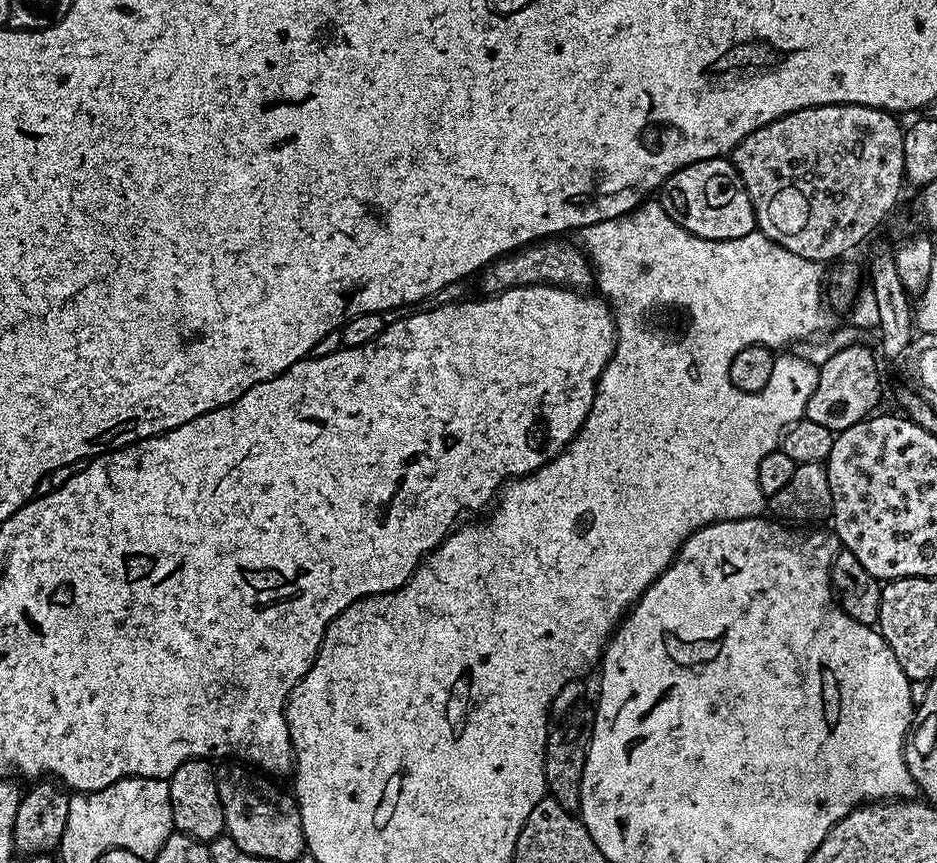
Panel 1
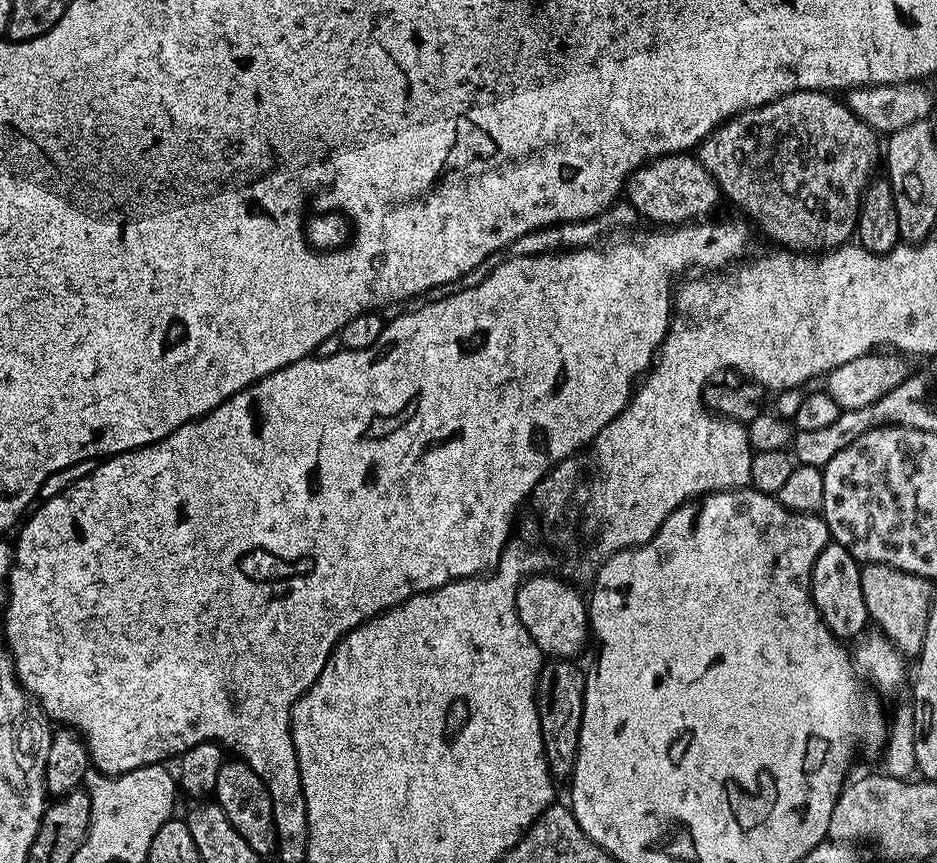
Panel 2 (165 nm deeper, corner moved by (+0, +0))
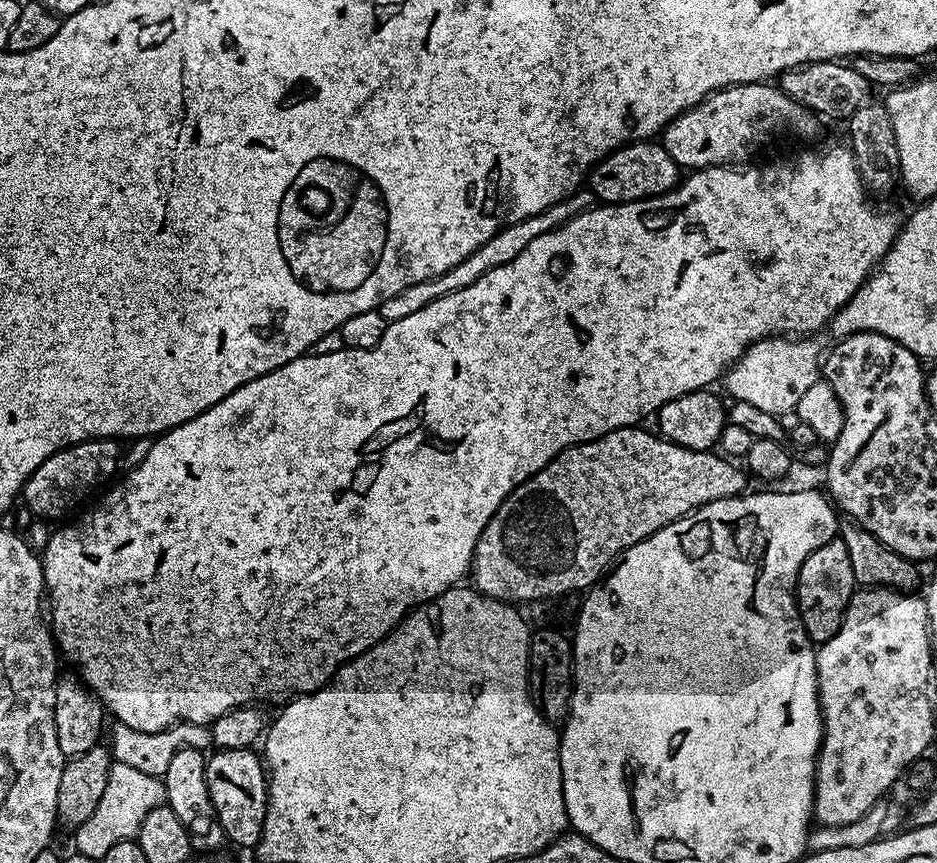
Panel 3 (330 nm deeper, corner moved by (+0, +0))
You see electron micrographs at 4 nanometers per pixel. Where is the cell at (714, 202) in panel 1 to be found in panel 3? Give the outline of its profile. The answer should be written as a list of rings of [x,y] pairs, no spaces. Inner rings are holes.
[[[647,139],[625,144],[598,161],[591,169],[590,184],[592,180],[592,192],[600,199],[597,201],[604,204],[629,204],[650,196],[661,196],[663,192],[671,192],[681,176],[682,169],[674,162],[674,158],[670,158],[663,143]]]

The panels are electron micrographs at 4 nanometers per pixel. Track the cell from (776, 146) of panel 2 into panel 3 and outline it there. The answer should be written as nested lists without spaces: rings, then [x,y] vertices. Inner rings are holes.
[[[775,83],[736,84],[733,88],[719,88],[702,102],[670,120],[662,133],[662,143],[670,158],[674,158],[674,162],[682,170],[719,168],[735,165],[740,162],[736,160],[746,159],[755,148],[760,148],[779,136],[812,136],[816,132],[816,120],[818,121],[817,113],[802,107]]]

